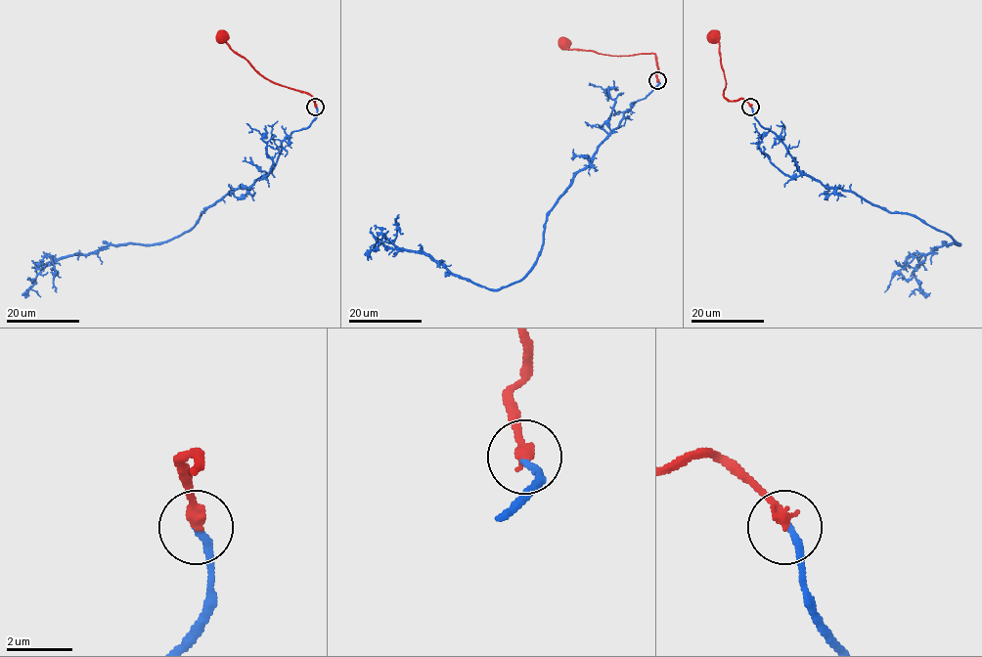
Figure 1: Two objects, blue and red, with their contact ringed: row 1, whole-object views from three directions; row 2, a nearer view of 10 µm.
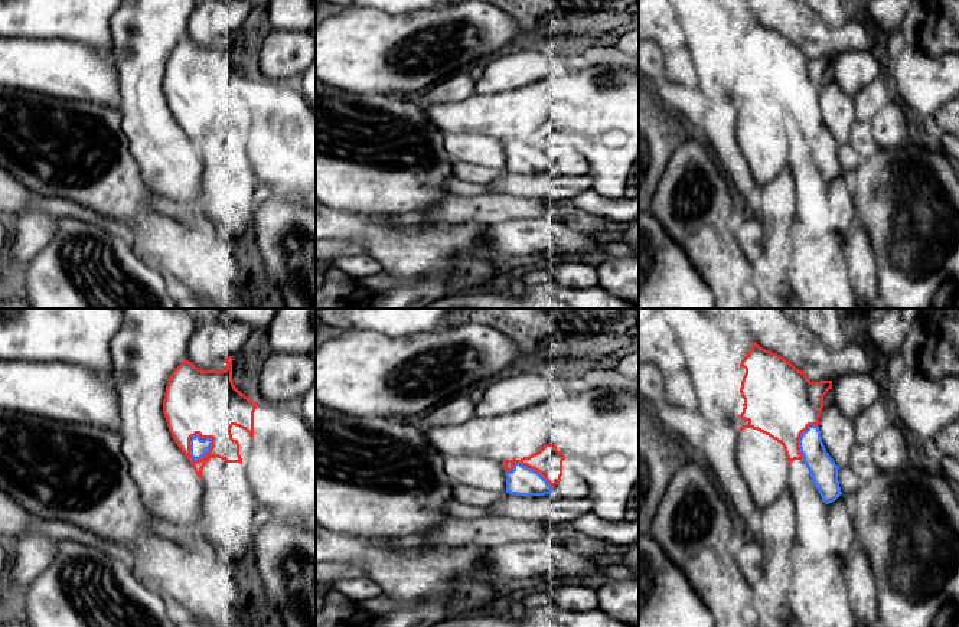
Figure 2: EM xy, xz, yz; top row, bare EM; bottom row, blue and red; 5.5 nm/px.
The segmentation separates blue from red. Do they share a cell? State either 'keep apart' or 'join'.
join

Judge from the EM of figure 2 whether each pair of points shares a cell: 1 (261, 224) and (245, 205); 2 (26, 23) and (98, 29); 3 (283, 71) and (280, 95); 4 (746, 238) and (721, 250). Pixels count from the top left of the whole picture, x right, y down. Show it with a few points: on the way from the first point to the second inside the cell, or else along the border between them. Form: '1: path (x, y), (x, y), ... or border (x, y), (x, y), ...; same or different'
1: border (258, 201), (251, 222); different
2: path (43, 23), (81, 23); same
3: border (263, 78), (296, 84); different
4: border (734, 224), (736, 239), (744, 252); different

